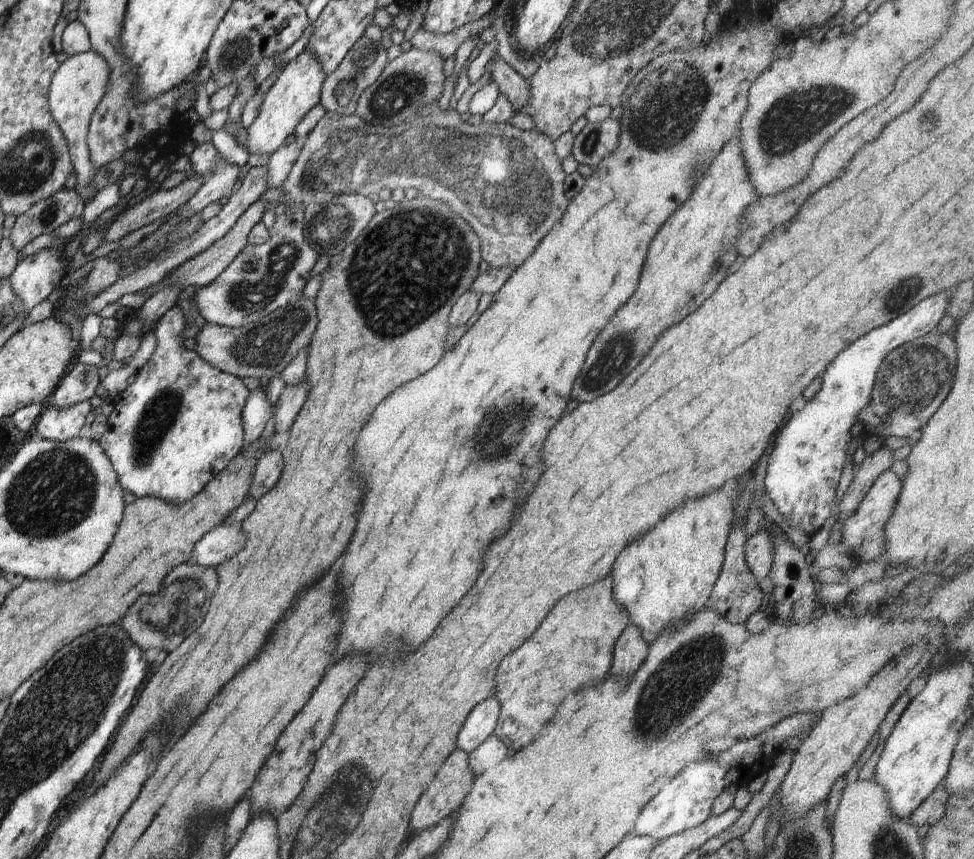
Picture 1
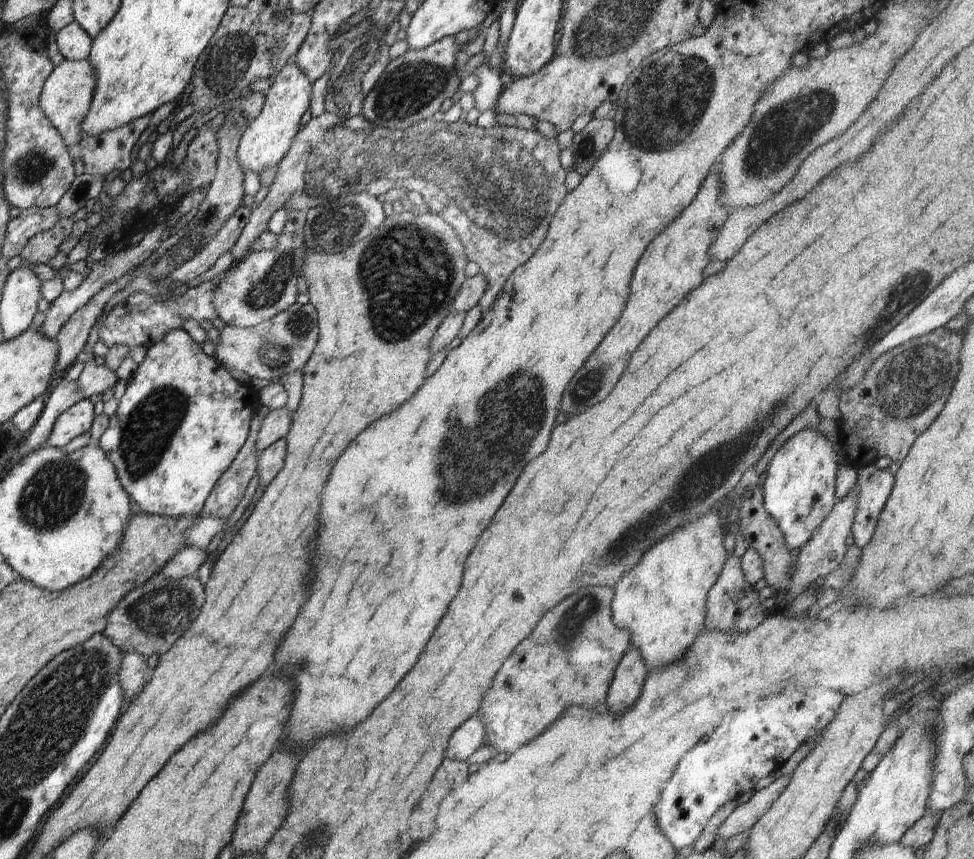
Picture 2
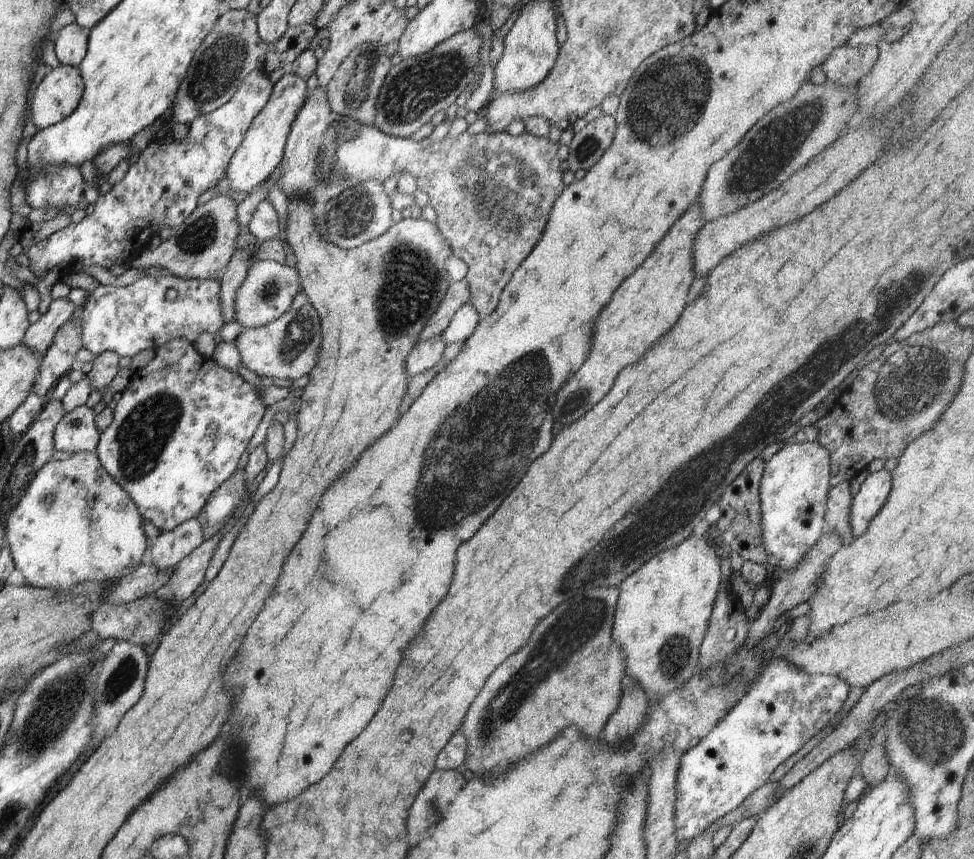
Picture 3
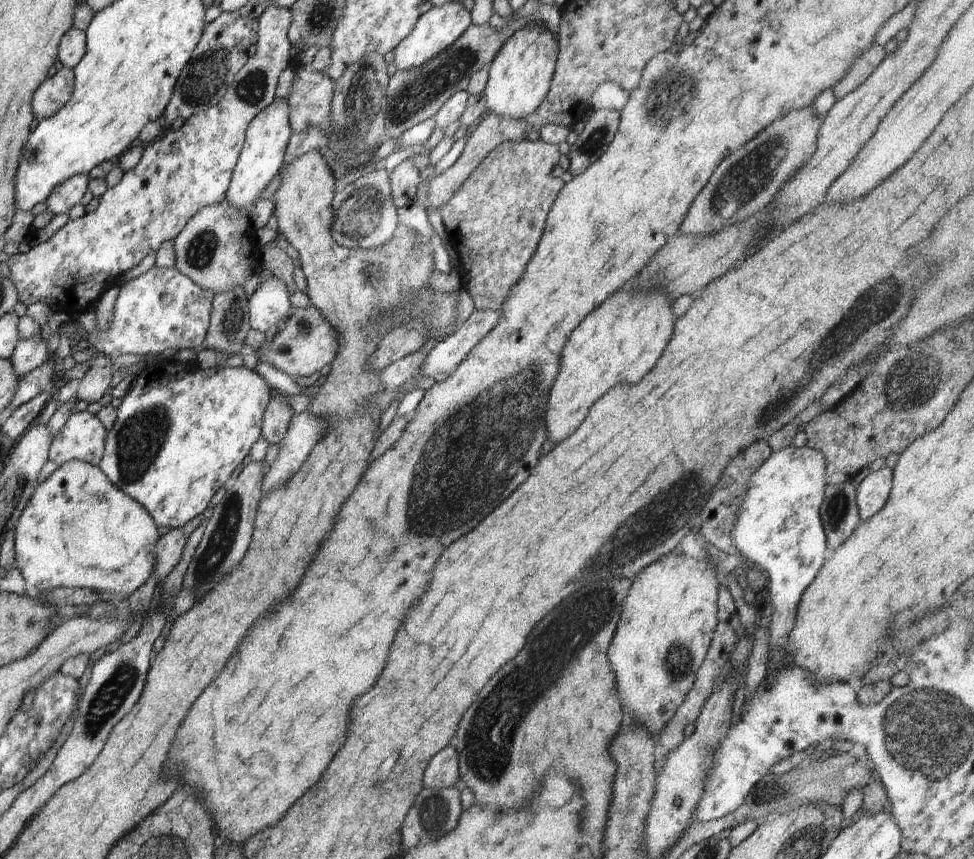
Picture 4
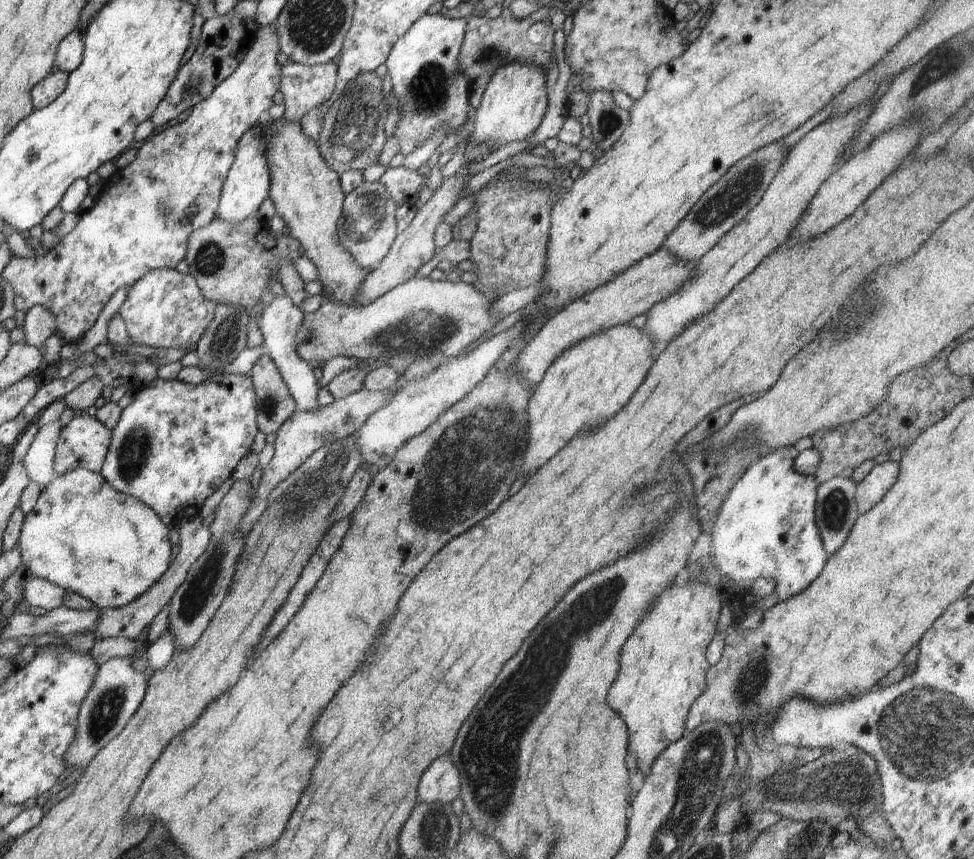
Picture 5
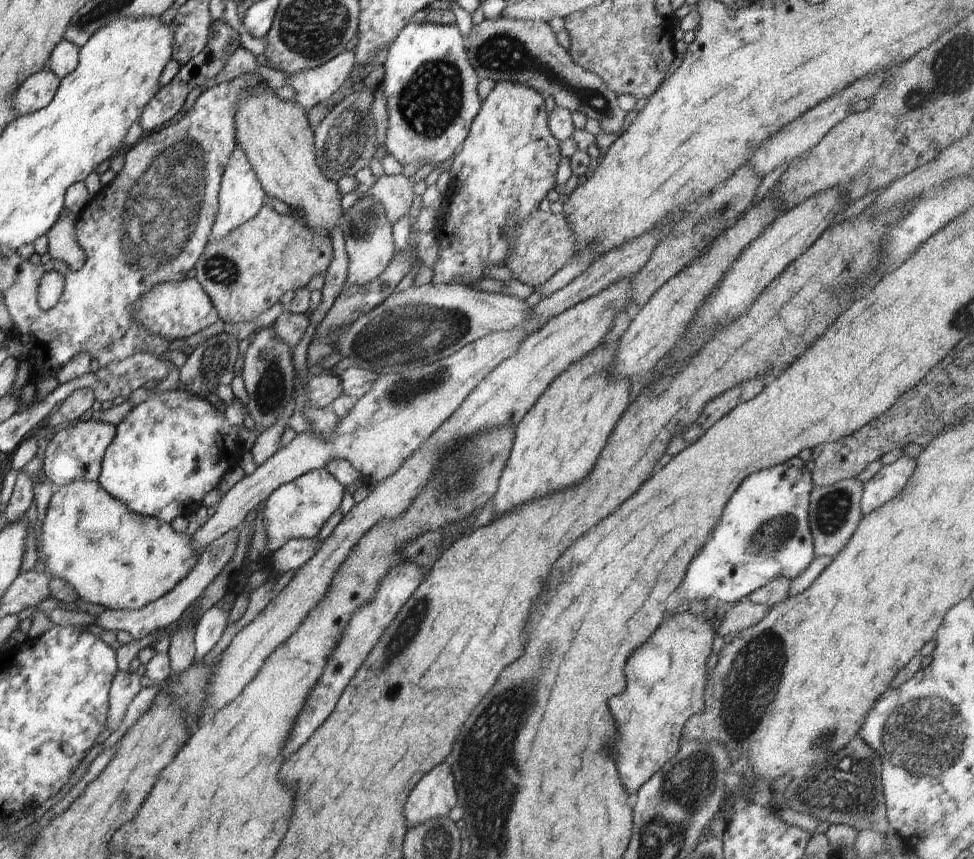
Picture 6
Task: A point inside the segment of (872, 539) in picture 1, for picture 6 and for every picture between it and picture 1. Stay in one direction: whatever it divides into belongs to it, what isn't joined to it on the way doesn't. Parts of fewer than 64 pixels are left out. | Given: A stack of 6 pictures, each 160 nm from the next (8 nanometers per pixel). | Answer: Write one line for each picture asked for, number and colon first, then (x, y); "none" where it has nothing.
2: (875, 485)
3: (874, 492)
4: (873, 492)
5: (881, 478)
6: (890, 479)

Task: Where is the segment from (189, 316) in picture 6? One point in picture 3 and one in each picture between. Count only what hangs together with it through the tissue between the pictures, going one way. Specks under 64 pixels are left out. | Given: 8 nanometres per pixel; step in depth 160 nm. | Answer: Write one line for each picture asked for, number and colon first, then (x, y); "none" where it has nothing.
3: (127, 320)
4: (162, 309)
5: (164, 309)

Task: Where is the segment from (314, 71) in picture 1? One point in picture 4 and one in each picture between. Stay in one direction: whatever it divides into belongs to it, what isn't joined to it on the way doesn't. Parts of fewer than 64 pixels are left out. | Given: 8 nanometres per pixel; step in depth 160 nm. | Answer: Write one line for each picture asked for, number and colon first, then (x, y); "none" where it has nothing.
2: (266, 141)
3: (262, 151)
4: (266, 140)

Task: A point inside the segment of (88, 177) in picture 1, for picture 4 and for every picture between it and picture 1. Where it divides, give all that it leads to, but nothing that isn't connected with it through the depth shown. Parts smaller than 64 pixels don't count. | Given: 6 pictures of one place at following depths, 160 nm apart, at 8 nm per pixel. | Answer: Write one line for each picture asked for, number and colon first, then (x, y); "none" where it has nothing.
2: (65, 100)
3: (58, 95)
4: (54, 92)

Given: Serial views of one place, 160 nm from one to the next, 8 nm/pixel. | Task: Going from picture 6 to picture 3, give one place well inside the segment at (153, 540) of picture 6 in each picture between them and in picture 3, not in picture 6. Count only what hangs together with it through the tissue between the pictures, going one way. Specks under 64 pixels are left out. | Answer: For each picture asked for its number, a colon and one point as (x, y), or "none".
3: (75, 524)
4: (78, 530)
5: (83, 535)

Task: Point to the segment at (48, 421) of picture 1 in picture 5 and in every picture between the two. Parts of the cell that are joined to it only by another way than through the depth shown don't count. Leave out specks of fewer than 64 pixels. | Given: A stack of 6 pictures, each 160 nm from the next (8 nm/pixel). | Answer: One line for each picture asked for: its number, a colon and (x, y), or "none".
2: (78, 419)
3: (76, 432)
4: (83, 438)
5: (83, 443)

